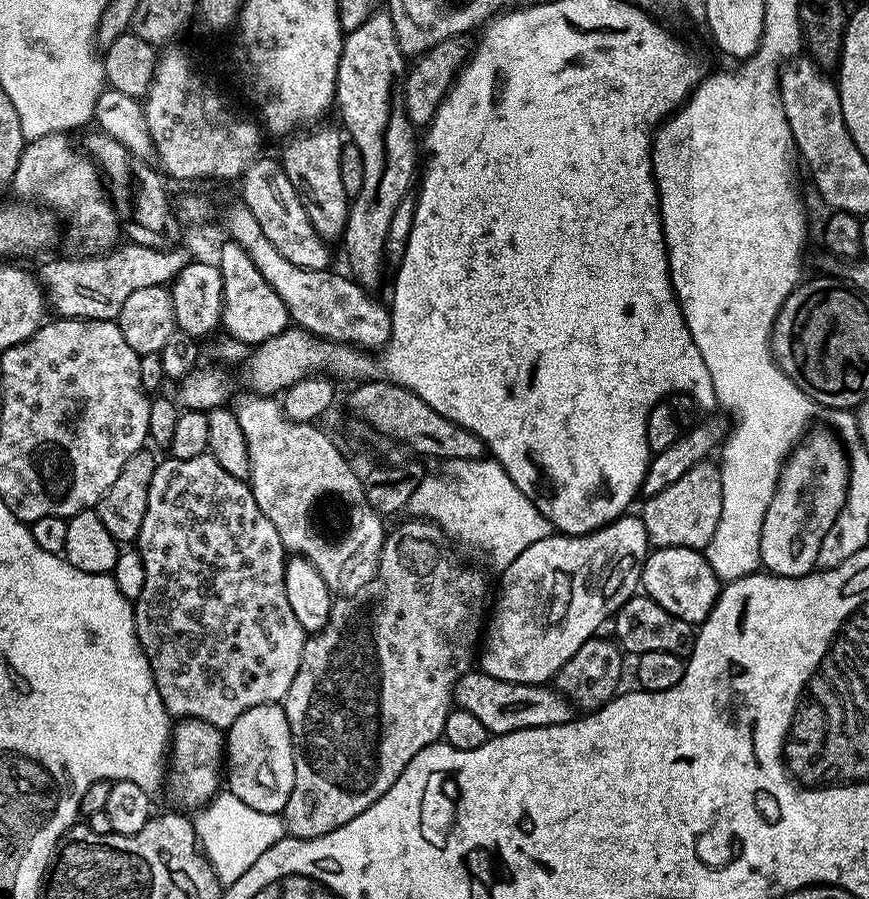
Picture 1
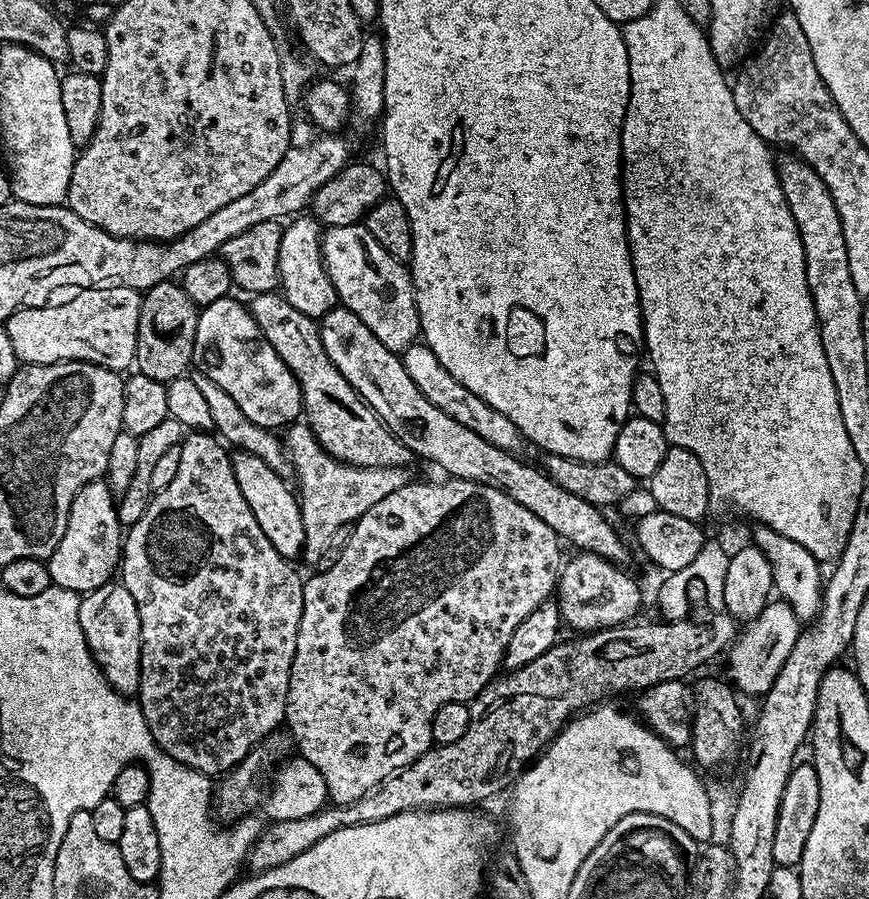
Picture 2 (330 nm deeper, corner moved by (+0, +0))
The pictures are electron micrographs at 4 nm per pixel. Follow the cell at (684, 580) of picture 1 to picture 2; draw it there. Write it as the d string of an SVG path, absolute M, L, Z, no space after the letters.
M337 306L331 308L325 316L320 317L318 323L322 346L326 346L326 354L330 358L330 362L334 362L334 366L338 366L342 378L346 378L346 382L350 382L350 386L354 386L356 393L375 410L377 418L412 451L413 457L420 459L421 456L422 459L437 464L449 477L494 486L494 490L502 490L506 494L510 494L510 498L514 498L514 502L518 502L518 506L526 506L526 510L530 510L530 514L542 518L542 522L546 522L546 526L550 526L550 530L554 530L554 534L559 536L561 541L568 543L569 540L574 546L573 549L598 554L598 558L606 558L617 566L627 565L628 548L624 545L623 538L616 533L615 526L604 517L607 515L601 509L586 502L586 498L578 498L575 494L570 494L570 490L562 490L562 486L558 486L551 480L543 467L536 465L535 468L534 465L519 460L519 455L502 450L498 446L490 446L490 442L486 442L486 438L478 438L478 434L474 434L474 430L462 426L462 422L454 422L454 418L450 418L450 414L438 410L438 406L434 406L434 402L430 402L430 398L426 398L422 394L422 390L418 390L418 386L414 386L410 374L406 374L403 359L386 346L382 346L382 342L378 342L378 338L374 338L374 334L370 334L366 322L362 322L362 318L358 318L358 314L354 314L349 308Z

